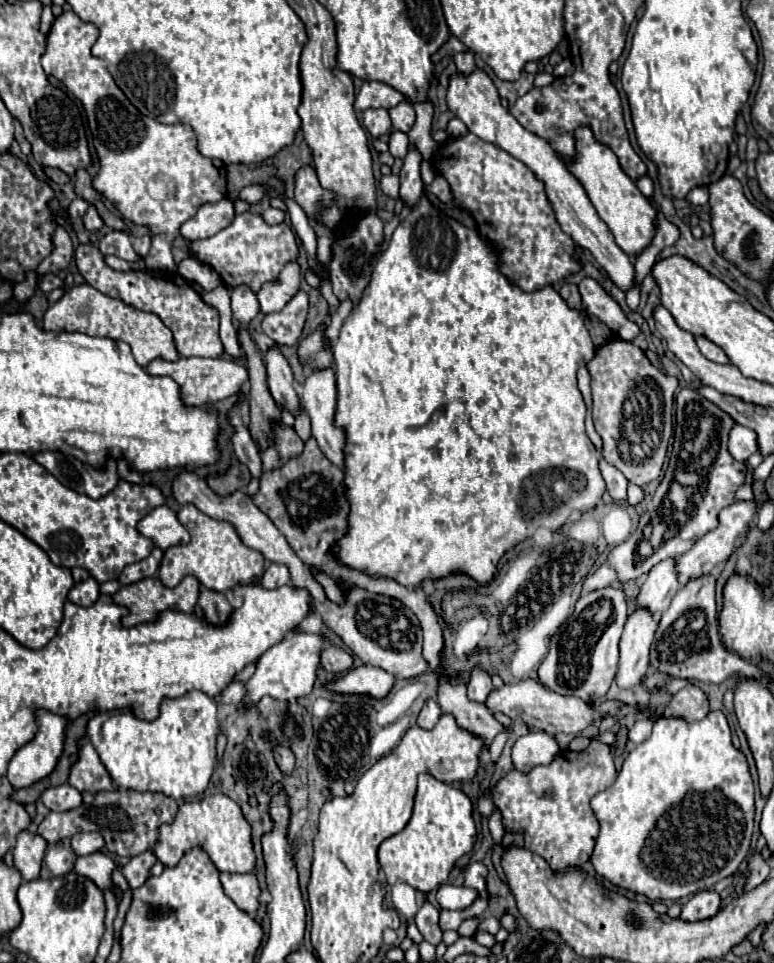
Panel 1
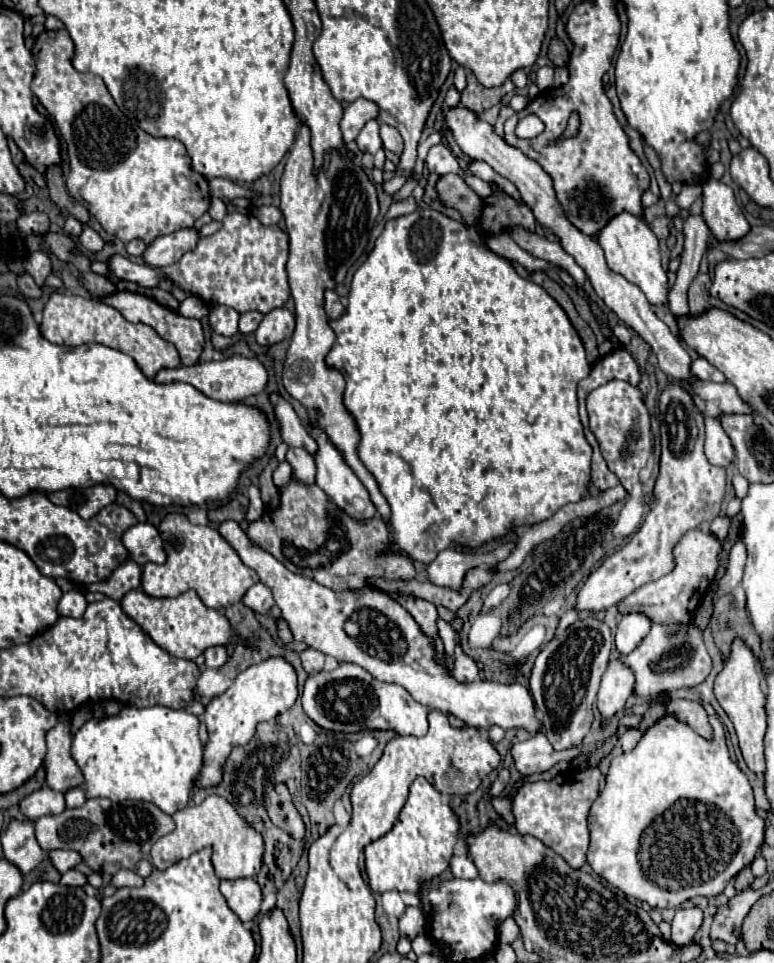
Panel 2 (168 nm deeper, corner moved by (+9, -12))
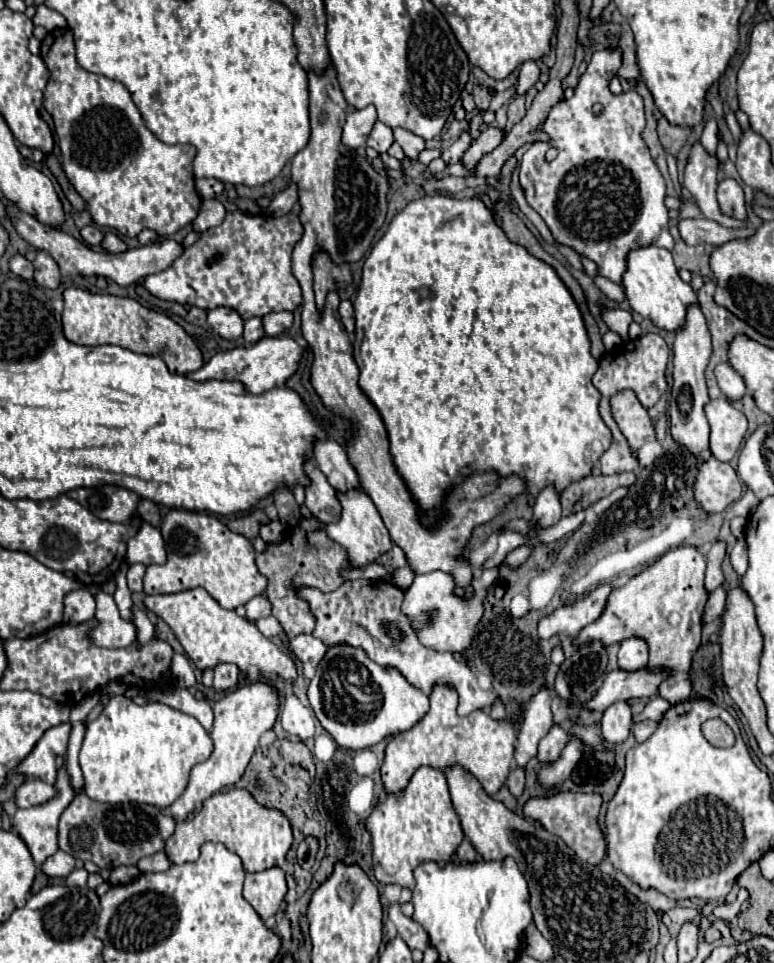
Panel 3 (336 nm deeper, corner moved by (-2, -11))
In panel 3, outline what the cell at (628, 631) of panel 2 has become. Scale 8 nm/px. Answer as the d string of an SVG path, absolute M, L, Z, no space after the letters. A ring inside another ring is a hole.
M629 637L627 641L621 641L619 649L619 667L625 671L635 671L639 667L645 667L649 659L647 641L643 637Z

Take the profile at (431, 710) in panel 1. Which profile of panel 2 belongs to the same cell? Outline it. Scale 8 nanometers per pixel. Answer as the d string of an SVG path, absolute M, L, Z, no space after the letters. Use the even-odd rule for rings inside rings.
M342 662L334 670L320 670L308 676L302 688L304 714L324 730L334 732L362 732L362 730L392 730L400 736L424 736L428 732L428 708L416 702L402 686L386 684L372 678L362 666Z

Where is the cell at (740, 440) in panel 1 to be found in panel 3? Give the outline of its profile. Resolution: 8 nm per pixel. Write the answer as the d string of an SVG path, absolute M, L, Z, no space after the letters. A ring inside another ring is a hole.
M723 397L705 405L705 413L711 425L711 453L719 461L731 461L747 431L747 419L741 411L729 405Z

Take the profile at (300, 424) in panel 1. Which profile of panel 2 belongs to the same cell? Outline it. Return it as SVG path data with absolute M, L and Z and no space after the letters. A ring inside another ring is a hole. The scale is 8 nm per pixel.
M288 448L286 462L292 466L292 472L296 474L296 480L300 484L314 484L316 464L314 458L304 448Z

